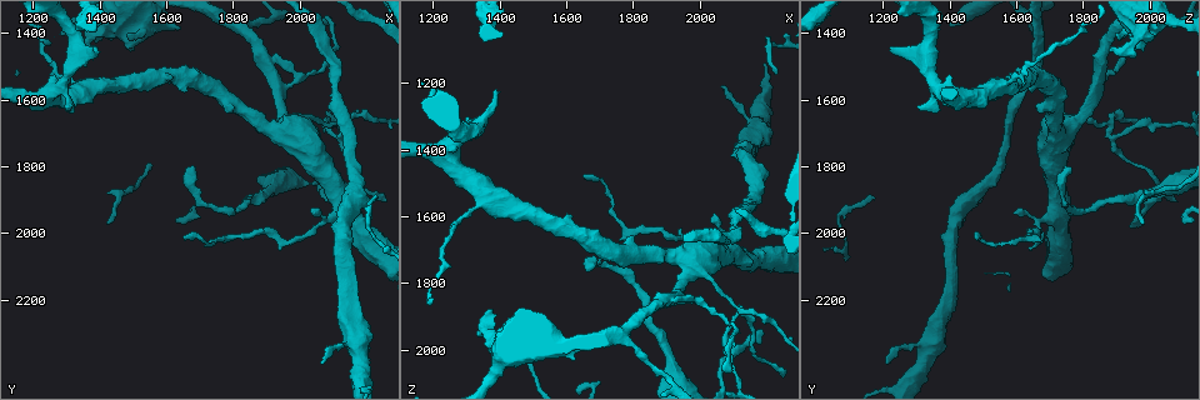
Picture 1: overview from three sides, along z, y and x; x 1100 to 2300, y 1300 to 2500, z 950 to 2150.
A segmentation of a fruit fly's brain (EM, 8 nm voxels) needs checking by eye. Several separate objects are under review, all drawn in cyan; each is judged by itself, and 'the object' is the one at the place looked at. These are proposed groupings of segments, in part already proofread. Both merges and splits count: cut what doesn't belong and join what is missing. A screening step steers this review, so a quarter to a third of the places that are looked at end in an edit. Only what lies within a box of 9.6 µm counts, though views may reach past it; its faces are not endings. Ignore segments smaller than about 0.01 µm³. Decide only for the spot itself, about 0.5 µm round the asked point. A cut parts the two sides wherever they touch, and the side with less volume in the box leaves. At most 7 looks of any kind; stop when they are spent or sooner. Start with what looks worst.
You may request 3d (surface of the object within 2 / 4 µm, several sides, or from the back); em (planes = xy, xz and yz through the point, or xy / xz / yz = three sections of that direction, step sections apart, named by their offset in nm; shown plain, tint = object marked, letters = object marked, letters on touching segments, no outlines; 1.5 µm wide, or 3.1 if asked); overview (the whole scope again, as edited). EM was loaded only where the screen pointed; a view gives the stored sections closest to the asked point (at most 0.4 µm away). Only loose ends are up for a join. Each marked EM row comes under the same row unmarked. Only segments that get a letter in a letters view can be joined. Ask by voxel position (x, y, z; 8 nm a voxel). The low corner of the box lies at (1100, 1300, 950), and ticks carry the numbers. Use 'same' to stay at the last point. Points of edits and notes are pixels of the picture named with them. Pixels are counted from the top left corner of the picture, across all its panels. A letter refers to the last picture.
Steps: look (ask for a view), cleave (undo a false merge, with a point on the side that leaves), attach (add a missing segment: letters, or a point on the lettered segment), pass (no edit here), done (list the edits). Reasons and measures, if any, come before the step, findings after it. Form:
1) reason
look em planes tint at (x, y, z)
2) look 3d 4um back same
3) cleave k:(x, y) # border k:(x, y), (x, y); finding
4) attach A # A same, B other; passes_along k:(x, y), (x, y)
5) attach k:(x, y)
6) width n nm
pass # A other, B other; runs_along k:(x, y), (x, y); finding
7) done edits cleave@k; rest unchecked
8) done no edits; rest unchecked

long arm stops here
look em planes tint at (2190, 1980, 1950)

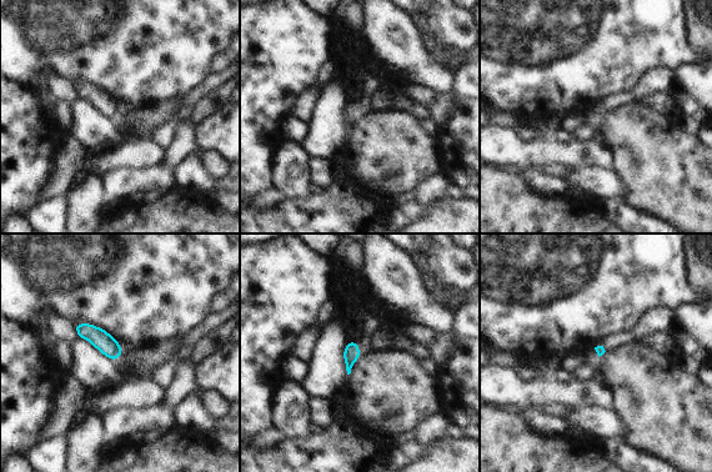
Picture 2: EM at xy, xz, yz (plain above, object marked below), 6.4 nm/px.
look em planes letters same

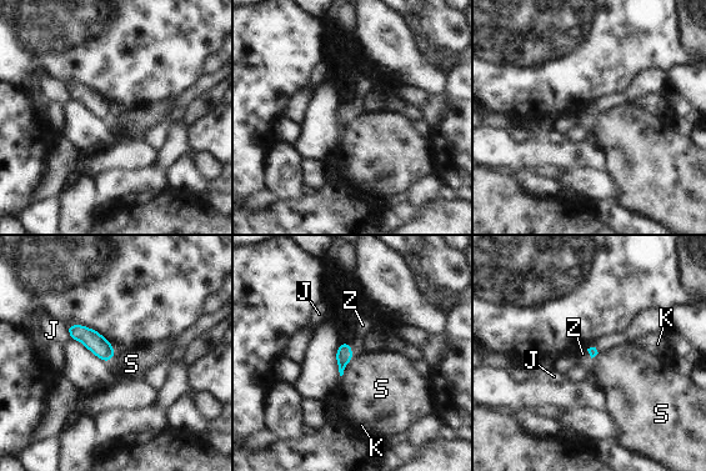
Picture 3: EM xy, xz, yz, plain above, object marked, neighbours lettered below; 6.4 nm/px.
longest_contact S 170 nm
pass # J other, K other, S other, Z other; border 3:(349, 342), (354, 354); no lettered segment goes on from it

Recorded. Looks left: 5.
free end
look 3d 4um at (2060, 2390, 1220)

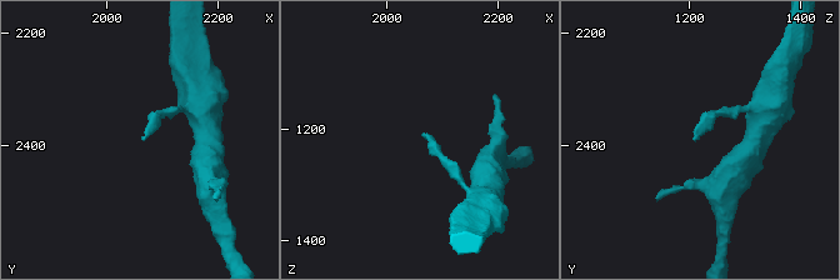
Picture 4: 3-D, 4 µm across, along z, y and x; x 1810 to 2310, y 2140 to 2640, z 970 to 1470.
look em yz step 4 letters at (2060, 2390, 1210)

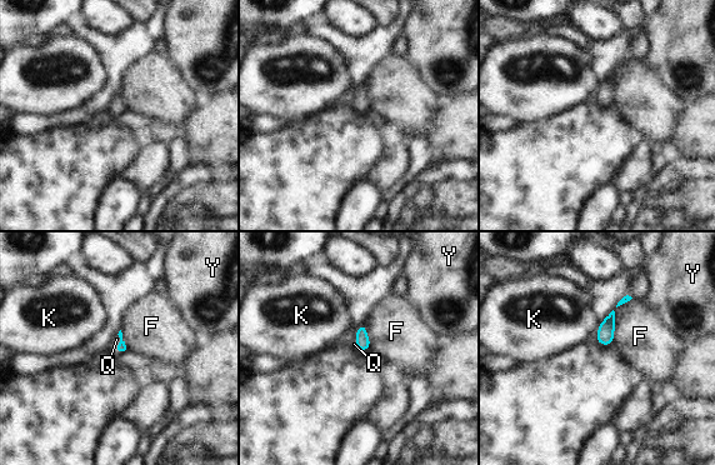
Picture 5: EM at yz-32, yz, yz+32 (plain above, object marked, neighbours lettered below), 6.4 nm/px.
longest_contact F 220 nm
attach Q # F other, K other, Q same, Y other; passes_along 5:(121, 346), (116, 345), (116, 339); it goes on there

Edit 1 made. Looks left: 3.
abrupt turn
look em xy step 4 tint at (2120, 1710, 1890)

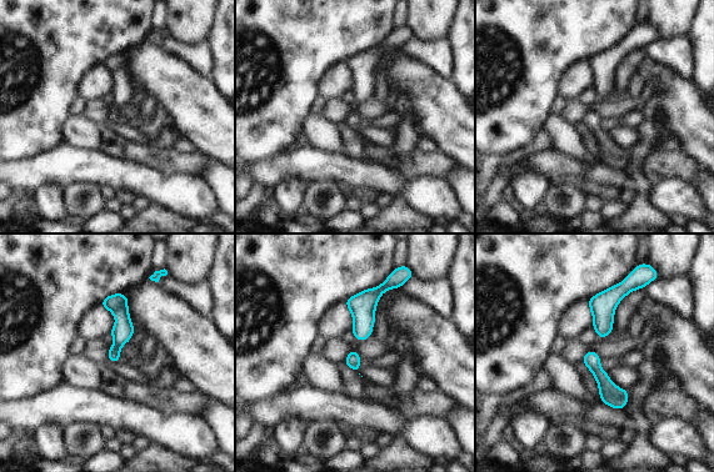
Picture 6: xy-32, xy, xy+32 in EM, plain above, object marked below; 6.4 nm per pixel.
look em planes letters same

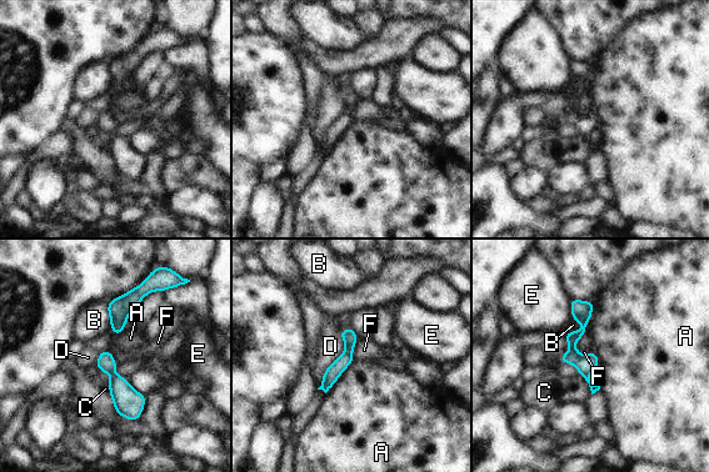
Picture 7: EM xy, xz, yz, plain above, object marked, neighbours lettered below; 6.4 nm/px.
pass # A other, B other, C other, D other, E other, F other; runs_along 7:(574, 302), (584, 329), (573, 355), (595, 387); continuous, no second neuron

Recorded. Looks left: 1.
done edits attach@5; rest unchecked

